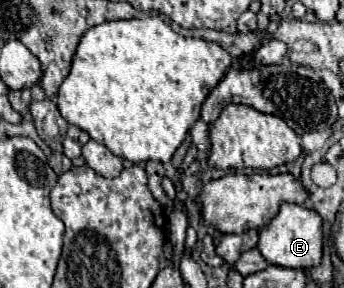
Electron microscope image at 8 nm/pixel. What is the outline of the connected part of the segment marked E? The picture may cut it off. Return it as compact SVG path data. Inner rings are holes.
M282 204L276 218L260 230L258 250L272 266L282 268L314 268L322 258L322 218L298 204Z

